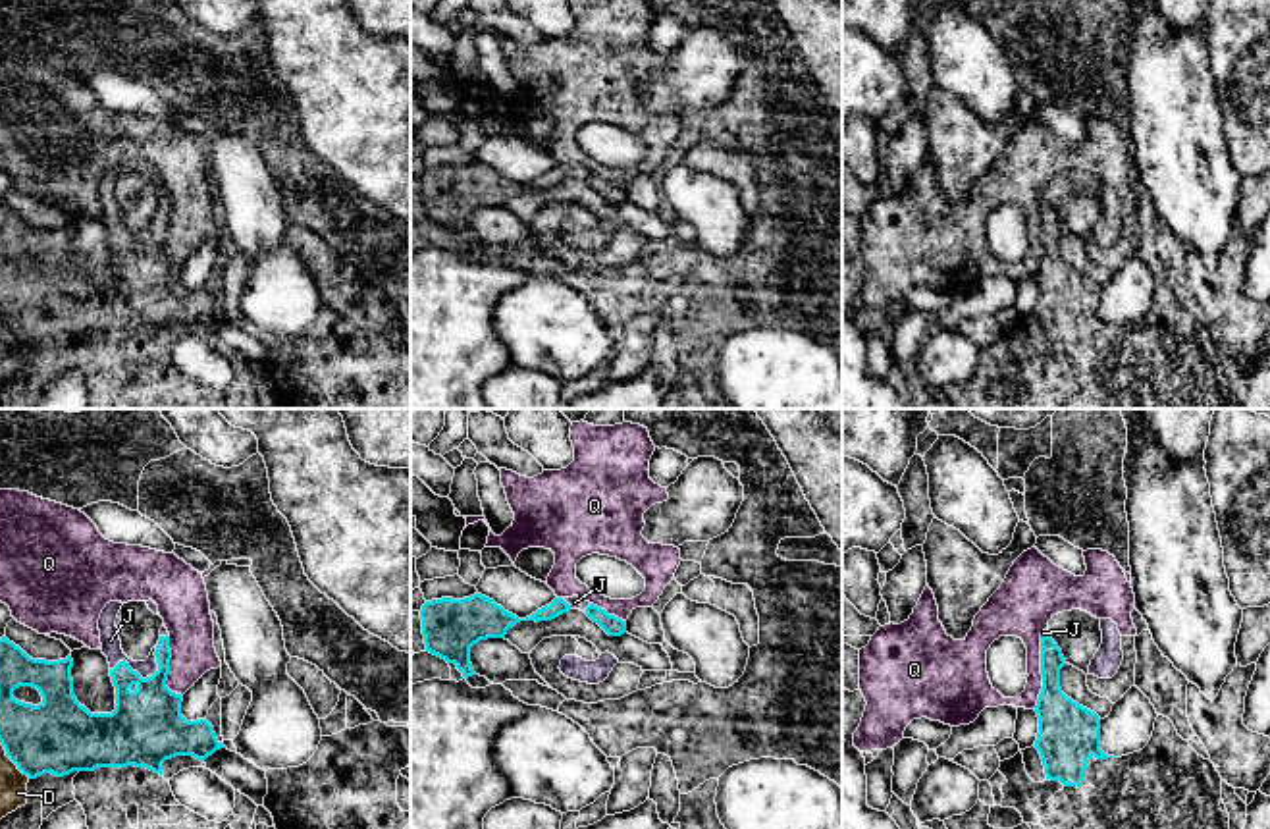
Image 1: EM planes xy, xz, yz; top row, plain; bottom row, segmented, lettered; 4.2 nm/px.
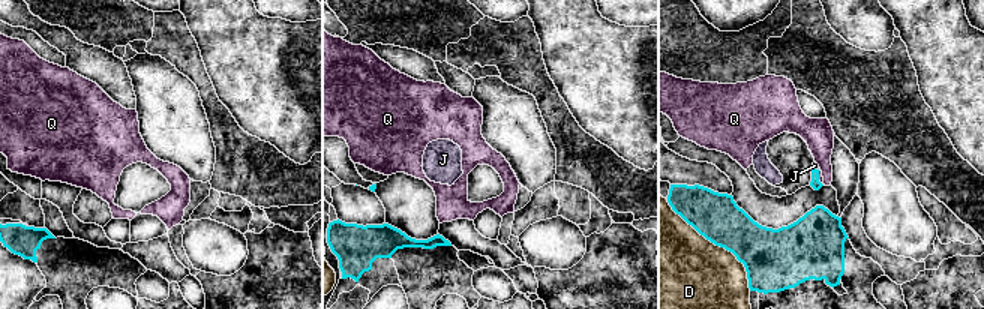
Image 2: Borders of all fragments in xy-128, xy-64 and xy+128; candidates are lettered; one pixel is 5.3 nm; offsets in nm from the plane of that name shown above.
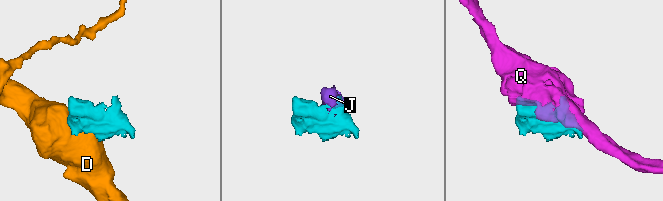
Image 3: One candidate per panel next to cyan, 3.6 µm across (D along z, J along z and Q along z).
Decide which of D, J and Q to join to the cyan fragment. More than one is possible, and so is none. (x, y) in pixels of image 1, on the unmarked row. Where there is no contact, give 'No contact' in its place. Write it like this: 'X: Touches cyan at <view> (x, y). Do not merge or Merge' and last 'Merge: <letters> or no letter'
D: Touches cyan at xy (12, 328). Do not merge
J: Touches cyan at xy (147, 245). Merge
Q: Touches cyan at yz (1041, 240). Do not merge
Merge: J

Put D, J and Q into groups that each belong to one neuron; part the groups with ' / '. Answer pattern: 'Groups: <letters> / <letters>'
Groups: D / J / Q

